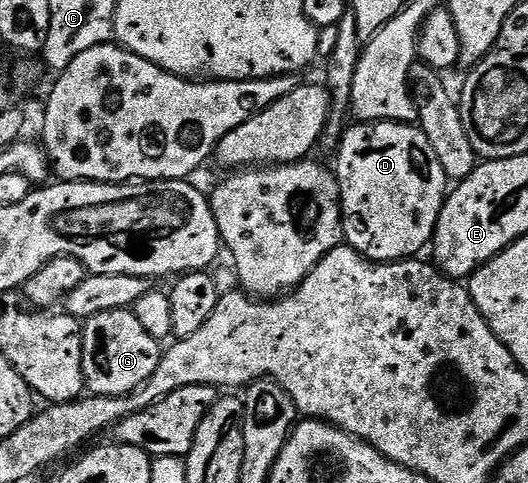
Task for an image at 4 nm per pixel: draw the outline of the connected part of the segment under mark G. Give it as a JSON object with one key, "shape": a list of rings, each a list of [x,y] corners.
{"shape":[[[132,309],[99,312],[99,316],[84,323],[83,329],[83,370],[90,395],[130,394],[153,375],[161,362],[162,343],[153,338],[143,324],[139,324]]]}

